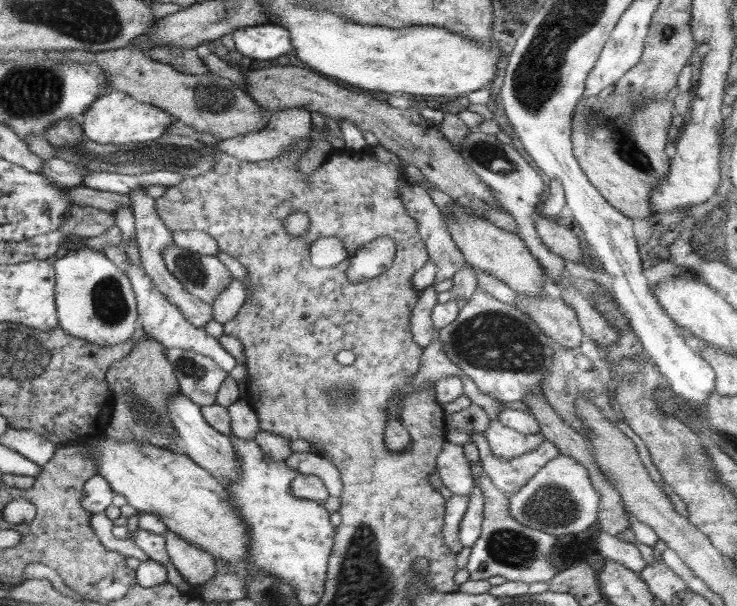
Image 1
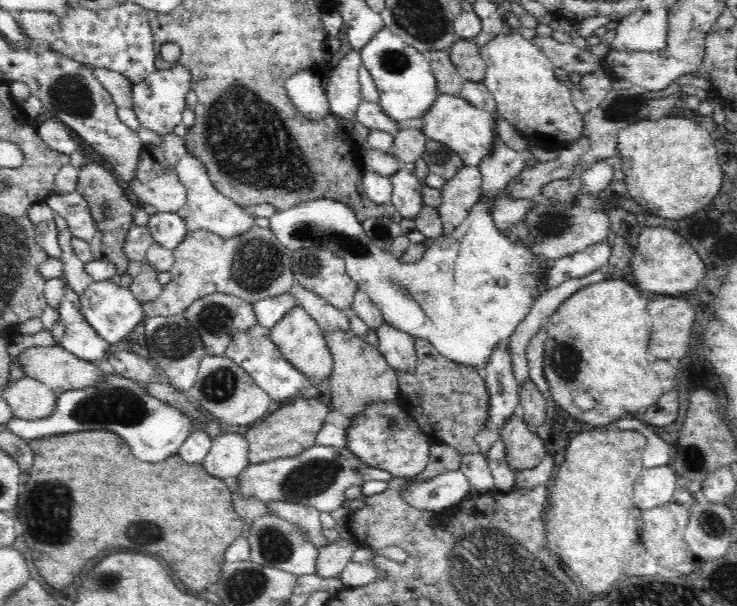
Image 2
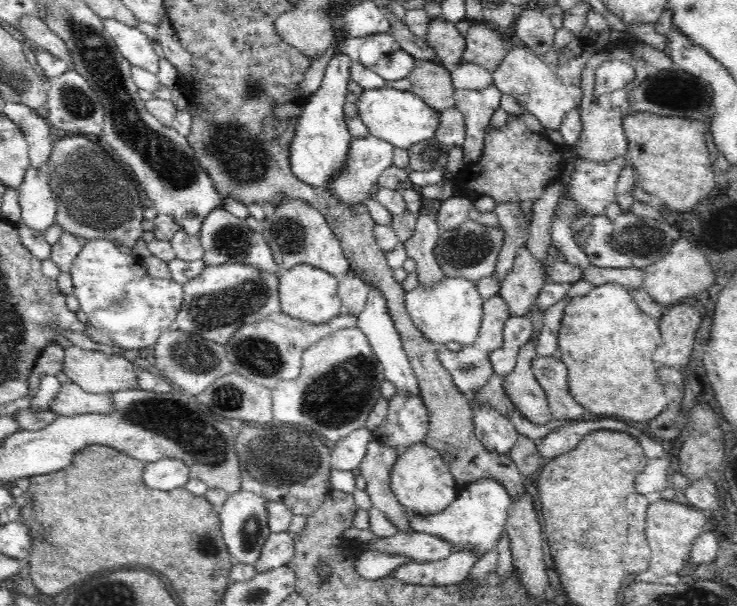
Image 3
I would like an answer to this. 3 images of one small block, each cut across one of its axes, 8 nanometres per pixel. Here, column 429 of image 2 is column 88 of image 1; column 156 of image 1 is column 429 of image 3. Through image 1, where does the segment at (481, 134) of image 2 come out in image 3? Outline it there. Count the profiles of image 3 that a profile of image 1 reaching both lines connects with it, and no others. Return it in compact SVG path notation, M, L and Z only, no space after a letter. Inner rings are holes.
M394 88L366 90L360 95L357 116L368 127L370 135L376 136L401 149L409 149L413 144L434 137L441 117L440 111L428 106L411 90Z

